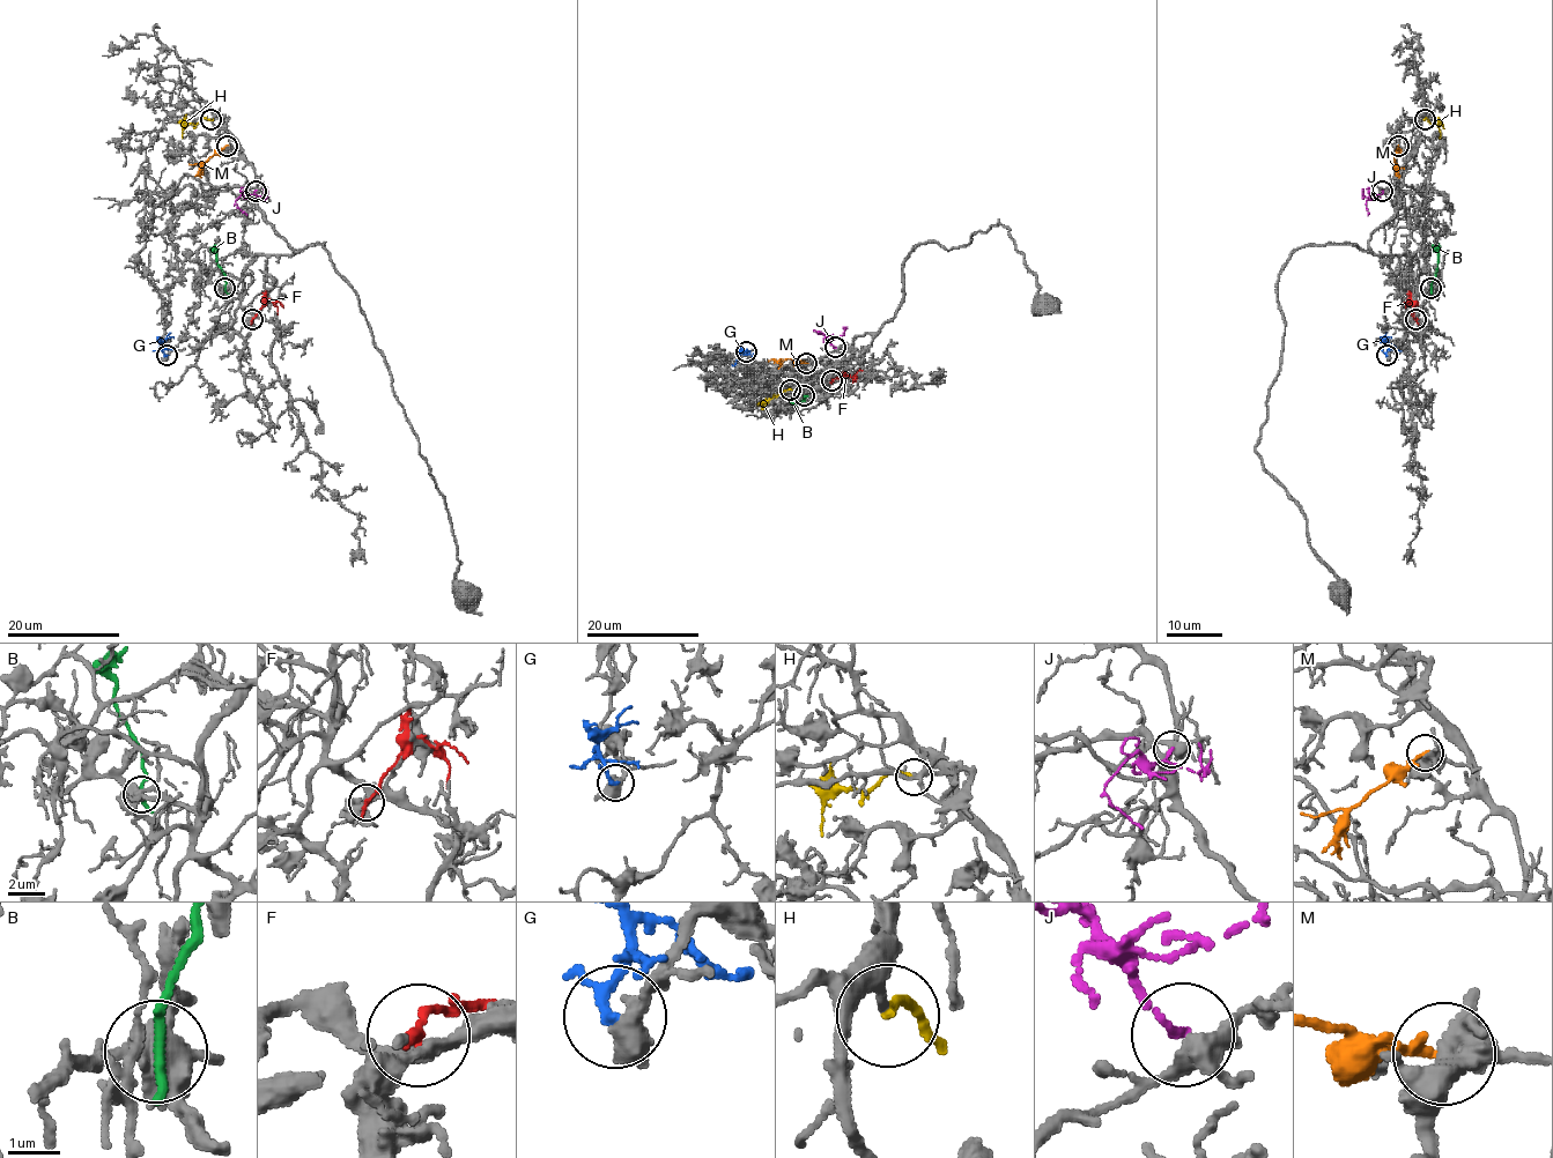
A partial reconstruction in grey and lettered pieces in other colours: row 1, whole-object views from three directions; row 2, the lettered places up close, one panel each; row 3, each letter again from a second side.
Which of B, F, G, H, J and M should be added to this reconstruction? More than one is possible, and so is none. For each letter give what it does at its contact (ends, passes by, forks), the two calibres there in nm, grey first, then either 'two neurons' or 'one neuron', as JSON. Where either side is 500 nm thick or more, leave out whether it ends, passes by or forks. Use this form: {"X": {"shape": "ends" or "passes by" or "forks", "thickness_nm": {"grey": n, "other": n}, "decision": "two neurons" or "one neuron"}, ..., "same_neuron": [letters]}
{"B": {"shape": "ends", "thickness_nm": {"grey": 440, "other": 240}, "decision": "two neurons"}, "F": {"shape": "ends", "thickness_nm": {"grey": 280, "other": 200}, "decision": "two neurons"}, "G": {"shape": "passes by", "thickness_nm": {"grey": 480, "other": 170}, "decision": "two neurons"}, "H": {"shape": "ends", "thickness_nm": {"grey": 150, "other": 160}, "decision": "one neuron"}, "J": {"shape": "ends", "thickness_nm": {"grey": 360, "other": 150}, "decision": "two neurons"}, "M": {"shape": "ends", "thickness_nm": {"grey": 480, "other": 180}, "decision": "two neurons"}, "same_neuron": ["H"]}

